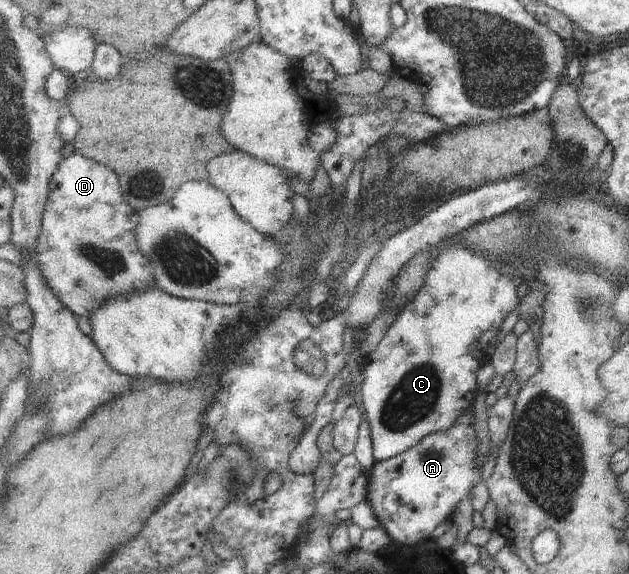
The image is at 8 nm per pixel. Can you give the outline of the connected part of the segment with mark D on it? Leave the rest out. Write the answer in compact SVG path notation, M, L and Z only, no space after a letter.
M77 152L61 161L56 176L52 178L36 246L36 260L48 285L66 308L69 307L77 316L86 316L89 319L92 311L96 311L108 299L125 295L136 286L155 286L154 270L137 242L139 225L140 214L124 197L120 177L115 170Z

